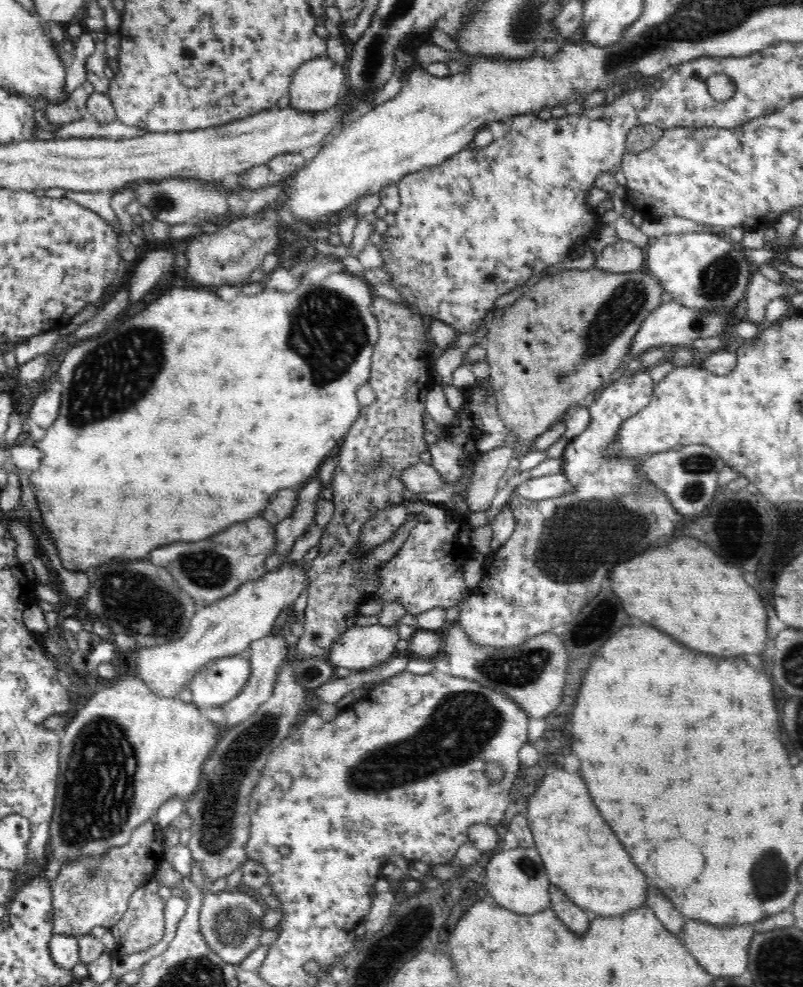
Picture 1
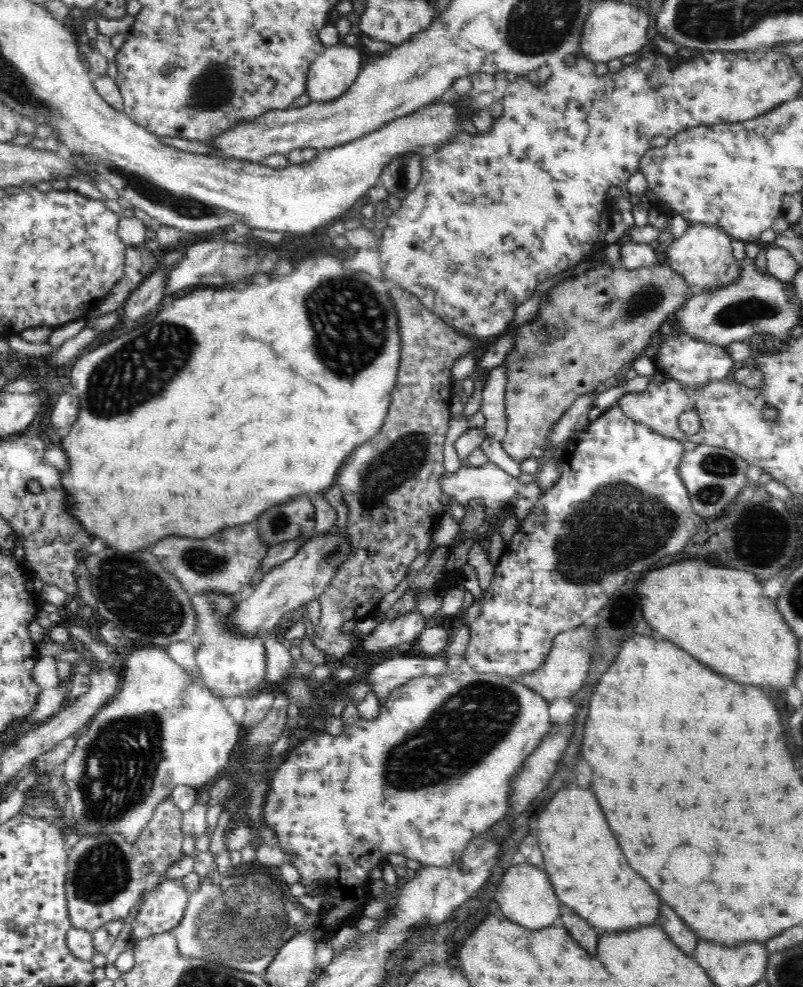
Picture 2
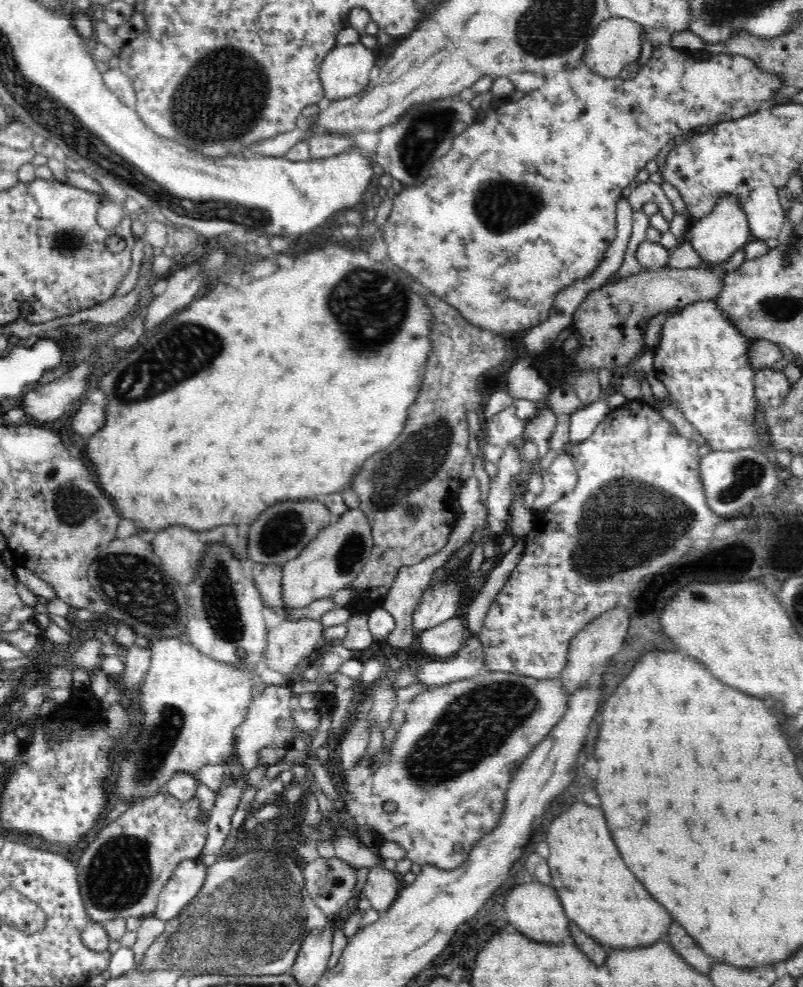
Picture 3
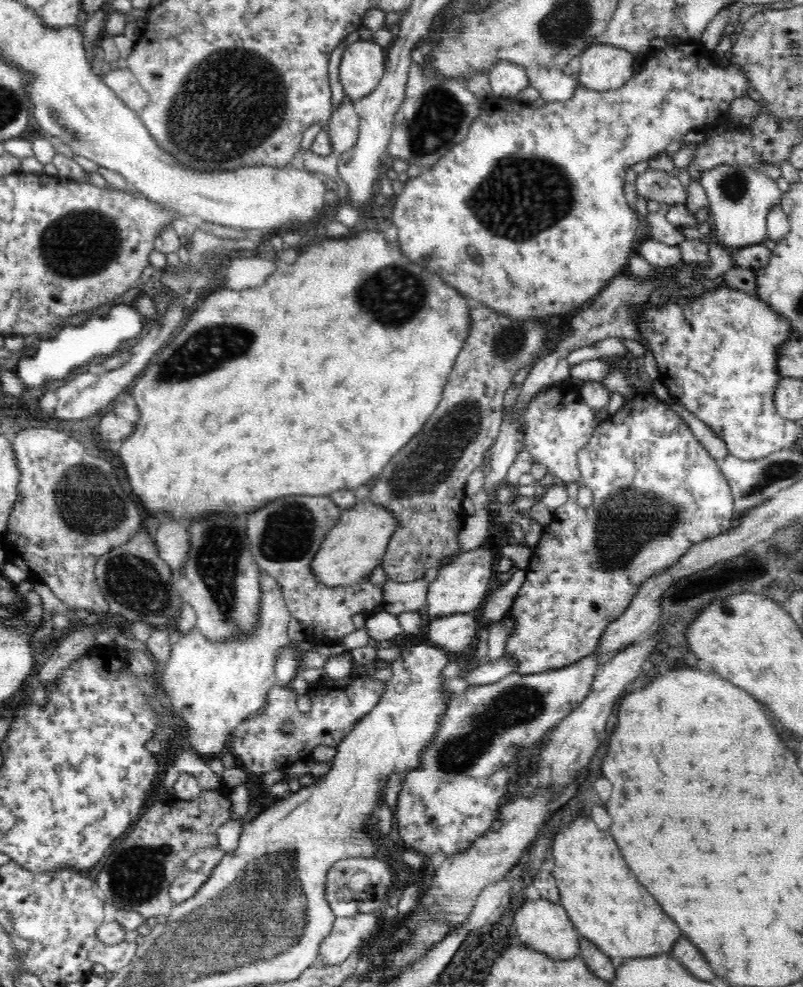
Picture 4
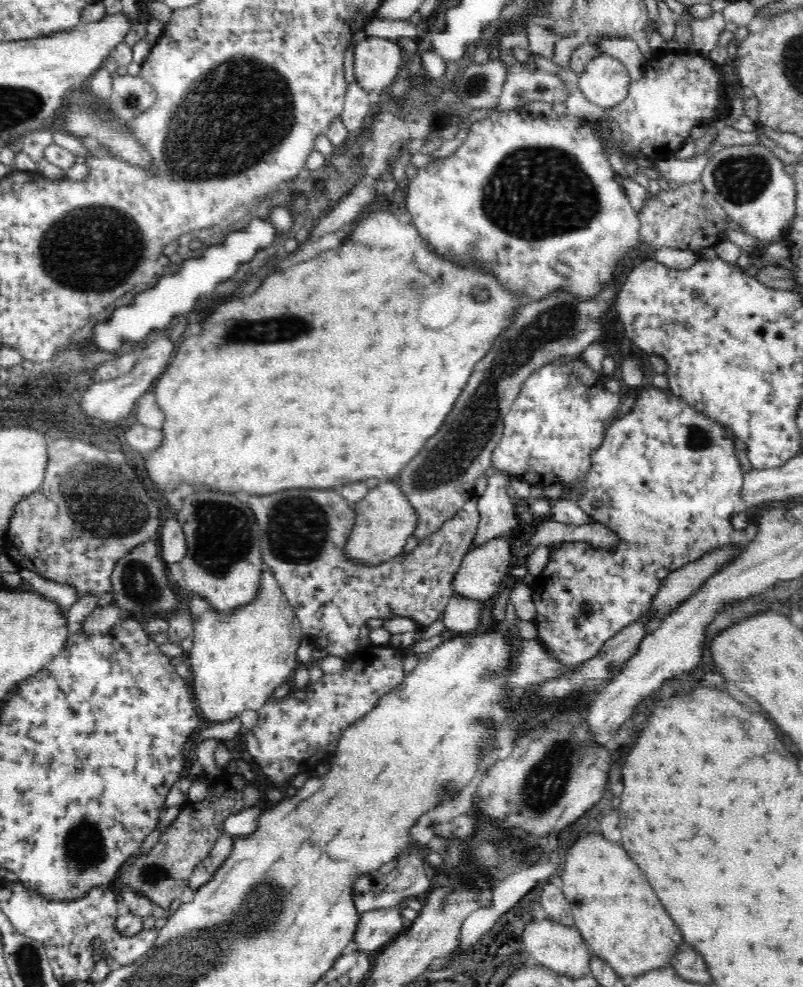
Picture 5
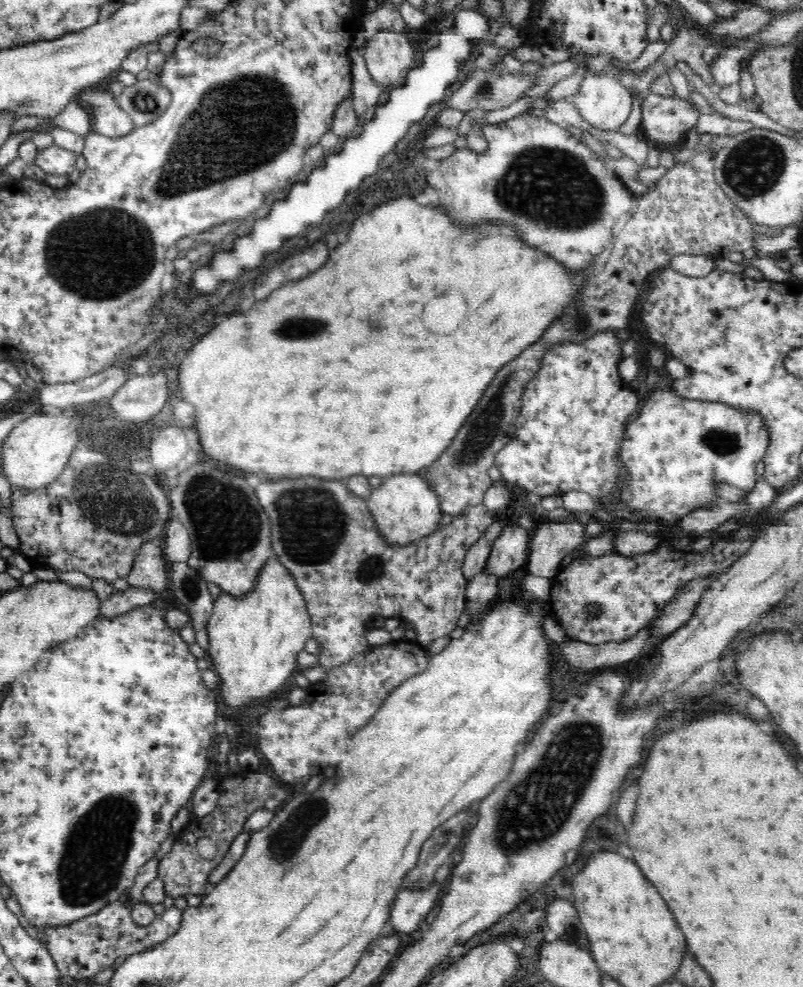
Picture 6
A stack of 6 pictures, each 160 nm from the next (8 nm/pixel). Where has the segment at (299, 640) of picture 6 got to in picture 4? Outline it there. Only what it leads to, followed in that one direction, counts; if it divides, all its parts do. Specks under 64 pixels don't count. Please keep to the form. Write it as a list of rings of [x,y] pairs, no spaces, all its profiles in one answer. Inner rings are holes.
[[[260,572],[261,604],[259,626],[250,636],[230,642],[212,643],[197,631],[190,630],[171,645],[170,659],[164,664],[160,686],[172,704],[172,714],[184,718],[186,740],[194,750],[209,756],[208,752],[229,750],[232,732],[262,706],[270,688],[276,683],[276,664],[279,651],[290,644],[288,624],[292,620],[283,592],[277,580]]]

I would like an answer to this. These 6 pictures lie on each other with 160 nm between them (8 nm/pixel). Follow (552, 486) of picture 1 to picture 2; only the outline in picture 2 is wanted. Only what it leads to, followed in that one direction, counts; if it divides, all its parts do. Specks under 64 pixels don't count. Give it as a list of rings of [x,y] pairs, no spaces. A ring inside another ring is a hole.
[[[488,463],[484,469],[473,469],[470,466],[461,465],[455,473],[444,472],[438,483],[442,487],[442,494],[451,496],[456,499],[458,504],[464,506],[468,500],[479,498],[485,508],[486,517],[489,517],[488,534],[496,531],[498,522],[505,518],[508,512],[508,506],[514,505],[516,520],[523,521],[534,507],[537,500],[544,494],[544,487],[534,482],[522,483],[517,477],[510,476],[508,472],[502,470],[502,467]],[[501,518],[501,519],[500,519]],[[500,520],[500,521],[498,521]]]

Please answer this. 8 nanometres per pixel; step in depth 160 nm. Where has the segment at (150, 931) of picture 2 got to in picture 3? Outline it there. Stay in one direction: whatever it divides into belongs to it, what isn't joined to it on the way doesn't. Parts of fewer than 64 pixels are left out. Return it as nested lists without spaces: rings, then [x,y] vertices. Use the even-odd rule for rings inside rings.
[[[199,858],[180,863],[160,891],[154,917],[164,922],[176,918],[200,892],[207,870]]]

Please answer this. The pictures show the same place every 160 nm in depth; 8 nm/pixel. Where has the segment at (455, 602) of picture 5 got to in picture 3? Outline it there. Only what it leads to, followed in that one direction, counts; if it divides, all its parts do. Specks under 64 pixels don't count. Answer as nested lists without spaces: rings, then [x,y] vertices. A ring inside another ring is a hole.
[[[458,617],[450,618],[442,624],[418,632],[420,649],[444,659],[454,657],[465,645],[464,621]]]

